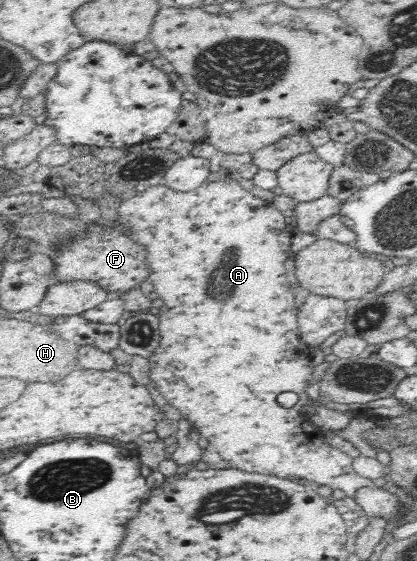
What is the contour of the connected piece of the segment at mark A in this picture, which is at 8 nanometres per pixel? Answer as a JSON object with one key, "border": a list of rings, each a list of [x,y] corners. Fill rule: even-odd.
{"border":[[[236,175],[230,177],[212,177],[201,184],[197,189],[187,192],[178,192],[163,184],[150,185],[143,189],[141,193],[123,200],[118,210],[120,220],[132,227],[136,239],[145,248],[147,254],[147,264],[151,270],[151,275],[147,282],[153,284],[154,291],[158,293],[158,298],[163,299],[168,311],[160,314],[160,334],[161,339],[157,349],[153,349],[151,357],[147,357],[147,377],[150,387],[155,387],[165,398],[166,403],[177,409],[181,417],[188,421],[198,435],[207,439],[207,446],[201,449],[200,461],[207,463],[208,469],[240,469],[245,473],[261,473],[280,477],[285,480],[305,479],[316,484],[329,485],[333,489],[341,489],[346,496],[355,498],[357,491],[365,487],[373,486],[373,480],[363,477],[353,468],[354,457],[349,456],[345,451],[329,444],[321,439],[321,428],[313,425],[305,415],[305,406],[310,404],[307,396],[307,387],[313,381],[314,367],[309,366],[311,353],[310,346],[301,341],[299,329],[297,329],[297,303],[291,293],[291,283],[289,283],[289,273],[285,272],[285,259],[291,255],[290,242],[293,237],[292,229],[287,225],[285,217],[281,211],[269,201],[258,198],[245,190],[238,182]],[[284,391],[294,391],[299,396],[297,405],[291,408],[283,408],[277,402],[277,395]]]}

